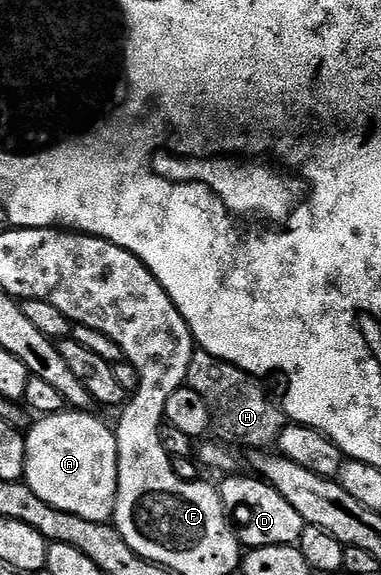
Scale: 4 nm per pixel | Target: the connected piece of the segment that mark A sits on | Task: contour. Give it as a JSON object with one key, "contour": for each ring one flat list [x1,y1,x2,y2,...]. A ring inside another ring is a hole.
{"contour":[[66,409,57,415,38,418,25,435,25,477,23,482,39,497,60,511,87,521,109,523,117,504,117,436,114,428,85,409]]}

